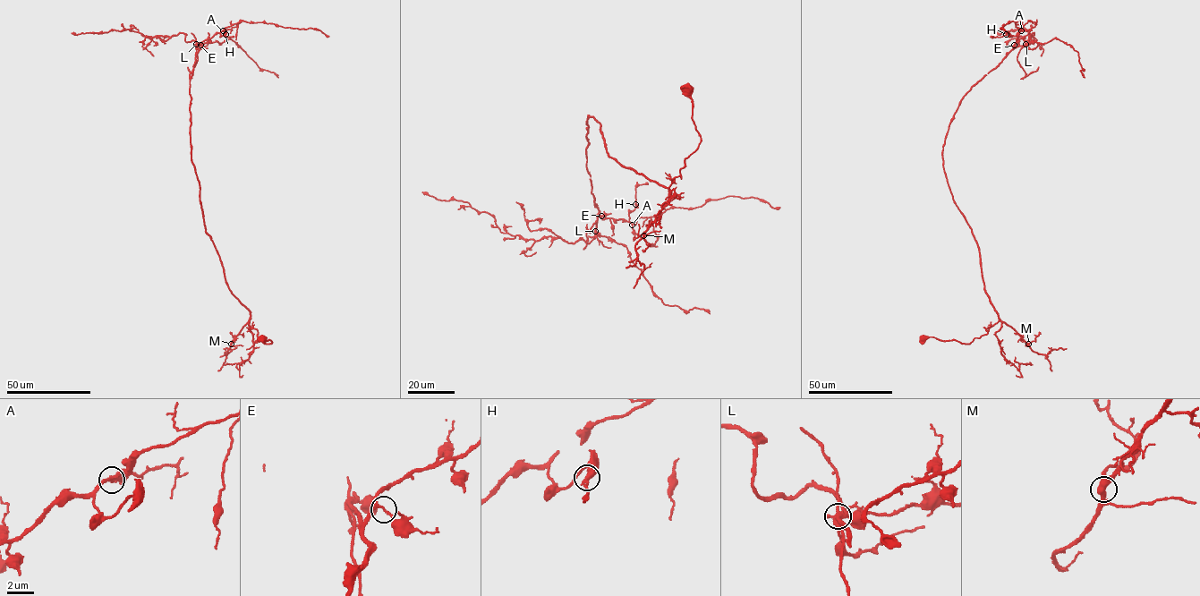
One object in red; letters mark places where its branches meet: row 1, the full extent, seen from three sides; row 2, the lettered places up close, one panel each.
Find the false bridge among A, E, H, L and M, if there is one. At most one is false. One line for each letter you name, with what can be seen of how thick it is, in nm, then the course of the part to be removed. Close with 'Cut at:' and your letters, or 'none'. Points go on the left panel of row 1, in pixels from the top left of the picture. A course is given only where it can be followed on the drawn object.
L: calibre 480 nm; course (196, 44), (198, 60), (190, 76), (187, 67)
Cut at: L

